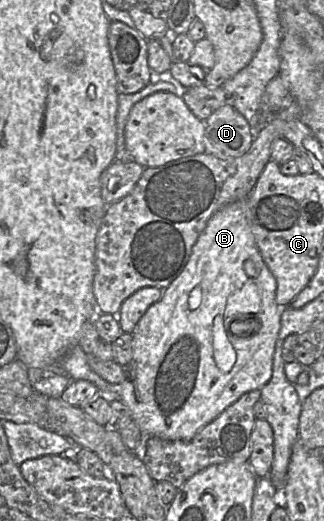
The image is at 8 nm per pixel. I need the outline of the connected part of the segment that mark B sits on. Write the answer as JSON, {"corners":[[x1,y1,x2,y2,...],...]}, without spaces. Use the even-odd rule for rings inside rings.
{"corners":[[242,199,230,203,216,213,214,213,208,220,206,227,199,235,196,243,194,244,190,257,183,268,182,272,163,290,160,299,152,304,145,314,140,318,136,324,134,330,131,333,132,336,132,349,133,355,130,362,124,367,125,368,125,378,121,384,118,386,119,393,121,395,122,402,127,405,131,412,133,421,136,422,141,432,145,437,155,436,166,440,191,440,205,425,214,420,219,416,227,407,236,402,243,394,253,391,260,390,265,384,268,383,272,376,273,372,273,356,275,351,276,341,278,339,278,334,281,326,281,312,282,307,276,303,277,282,273,274,270,272,266,263,264,262,258,247,255,242,255,238,251,232,248,220,247,220,247,199],[247,261,253,261,256,270,257,276,249,278,245,271,244,265],[248,280,253,280,261,295,261,306,260,311,257,314,248,314,248,315,234,315,232,317,223,317,227,298,234,293,236,290,239,290,245,282],[194,288,200,288,201,290,201,302,200,305,191,310,188,307,188,297,191,291],[256,317,259,322,259,329,257,332,247,336,235,336,230,330,229,326,232,321,238,318,253,318]]}

